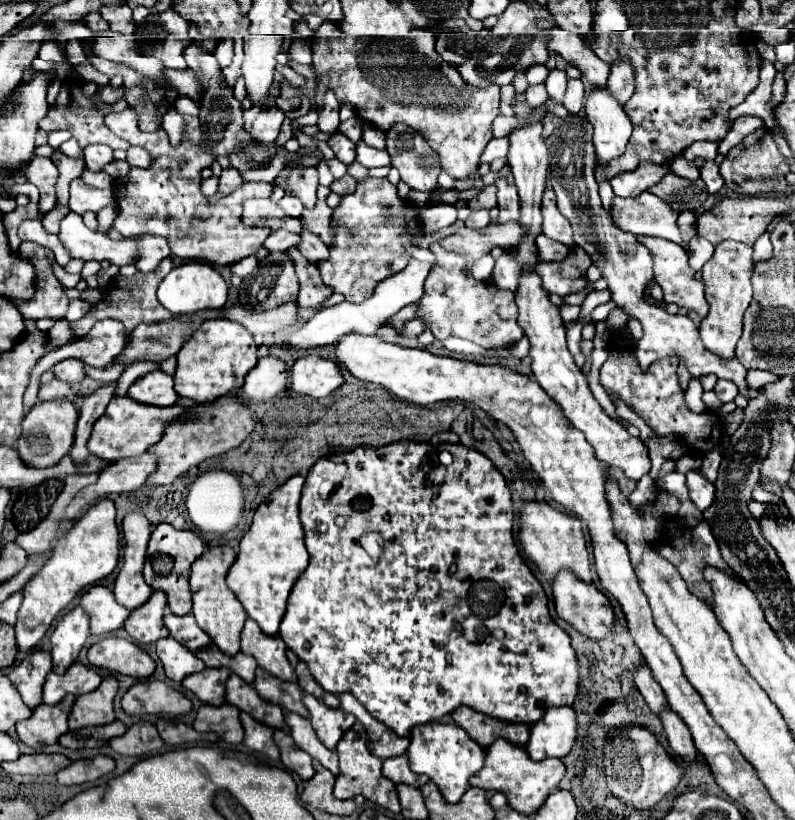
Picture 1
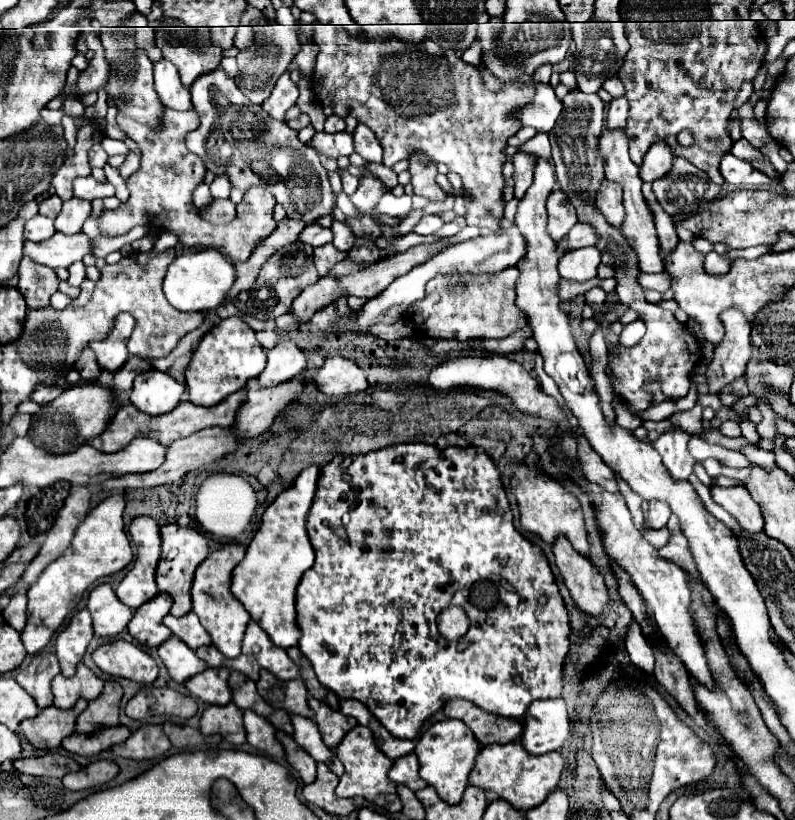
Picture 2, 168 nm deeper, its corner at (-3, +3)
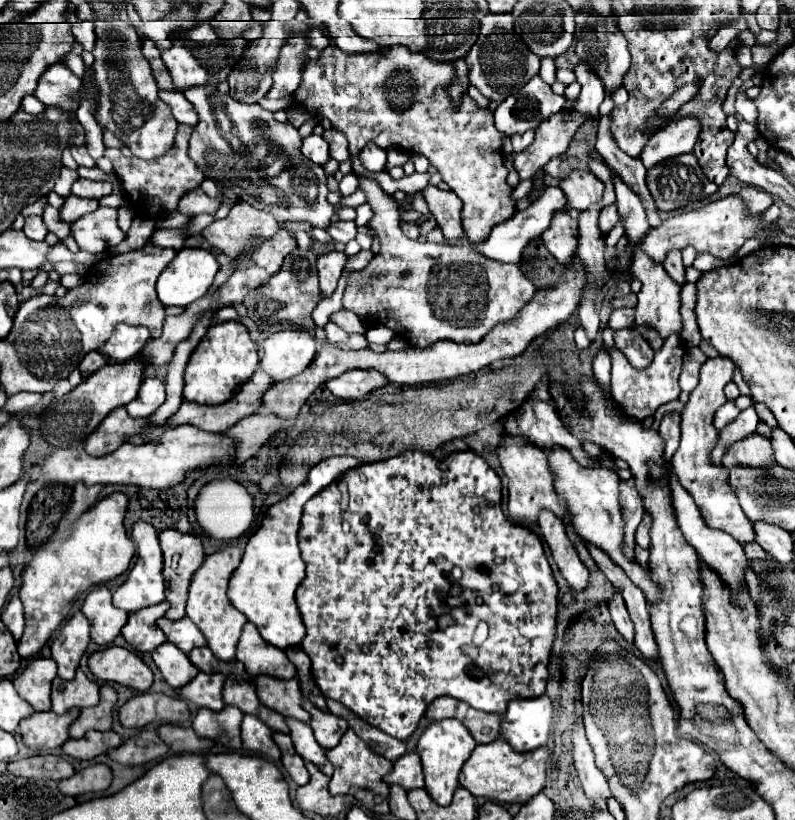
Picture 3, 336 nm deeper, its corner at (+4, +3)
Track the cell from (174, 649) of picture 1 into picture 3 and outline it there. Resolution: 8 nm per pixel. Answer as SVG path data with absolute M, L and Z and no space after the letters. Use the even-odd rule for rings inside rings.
M164 642L162 646L158 646L152 652L152 660L158 666L158 670L162 672L164 680L172 688L186 686L198 674L198 668L194 668L194 664L190 662L188 654L184 654L182 650L178 650L170 642Z

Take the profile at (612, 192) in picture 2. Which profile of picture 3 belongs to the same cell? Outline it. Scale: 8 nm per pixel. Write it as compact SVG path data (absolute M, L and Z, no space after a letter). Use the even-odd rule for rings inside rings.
M572 170L566 178L560 180L560 188L570 200L570 206L580 212L590 204L596 204L596 200L602 198L604 192L604 184L588 170Z

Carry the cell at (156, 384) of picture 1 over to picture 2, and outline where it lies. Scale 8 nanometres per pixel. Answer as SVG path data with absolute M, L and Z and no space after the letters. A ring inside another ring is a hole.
M147 370L141 372L131 388L129 400L143 412L151 416L167 414L181 402L185 386L171 378L167 372Z

